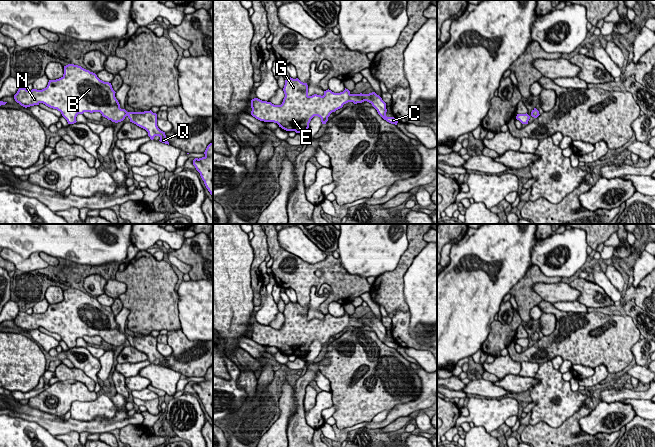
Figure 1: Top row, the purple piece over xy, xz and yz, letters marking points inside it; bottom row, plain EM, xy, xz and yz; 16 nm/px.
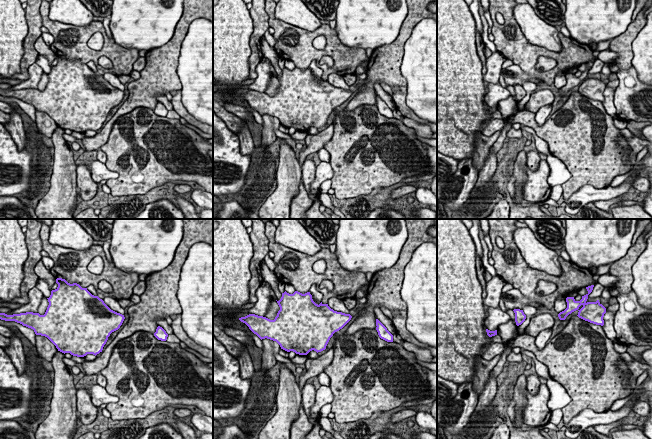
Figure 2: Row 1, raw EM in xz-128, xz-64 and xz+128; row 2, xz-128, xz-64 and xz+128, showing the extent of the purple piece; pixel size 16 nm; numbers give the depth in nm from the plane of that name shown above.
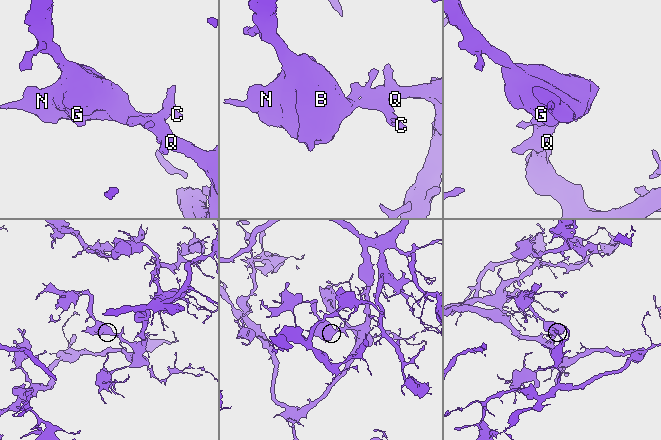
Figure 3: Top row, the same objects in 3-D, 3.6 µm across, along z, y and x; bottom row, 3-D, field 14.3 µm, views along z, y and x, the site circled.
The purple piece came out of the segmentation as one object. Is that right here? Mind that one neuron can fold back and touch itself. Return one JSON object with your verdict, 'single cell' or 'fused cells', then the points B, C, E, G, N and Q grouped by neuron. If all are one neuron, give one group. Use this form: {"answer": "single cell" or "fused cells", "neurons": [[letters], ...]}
{"answer": "single cell", "neurons": [["B", "C", "E", "G", "N", "Q"]]}

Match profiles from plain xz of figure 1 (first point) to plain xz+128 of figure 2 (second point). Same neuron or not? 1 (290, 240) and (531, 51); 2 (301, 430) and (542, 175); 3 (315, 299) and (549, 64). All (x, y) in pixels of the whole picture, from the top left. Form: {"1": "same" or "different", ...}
{"1": "different", "2": "different", "3": "same"}

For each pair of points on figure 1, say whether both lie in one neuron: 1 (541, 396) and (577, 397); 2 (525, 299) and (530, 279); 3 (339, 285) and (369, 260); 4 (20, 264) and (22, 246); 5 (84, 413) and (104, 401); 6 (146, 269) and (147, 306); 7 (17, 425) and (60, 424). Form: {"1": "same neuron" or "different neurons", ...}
{"1": "same neuron", "2": "same neuron", "3": "different neurons", "4": "different neurons", "5": "same neuron", "6": "same neuron", "7": "different neurons"}

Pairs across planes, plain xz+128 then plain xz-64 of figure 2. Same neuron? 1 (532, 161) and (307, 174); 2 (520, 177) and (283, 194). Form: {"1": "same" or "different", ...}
{"1": "same", "2": "different"}

